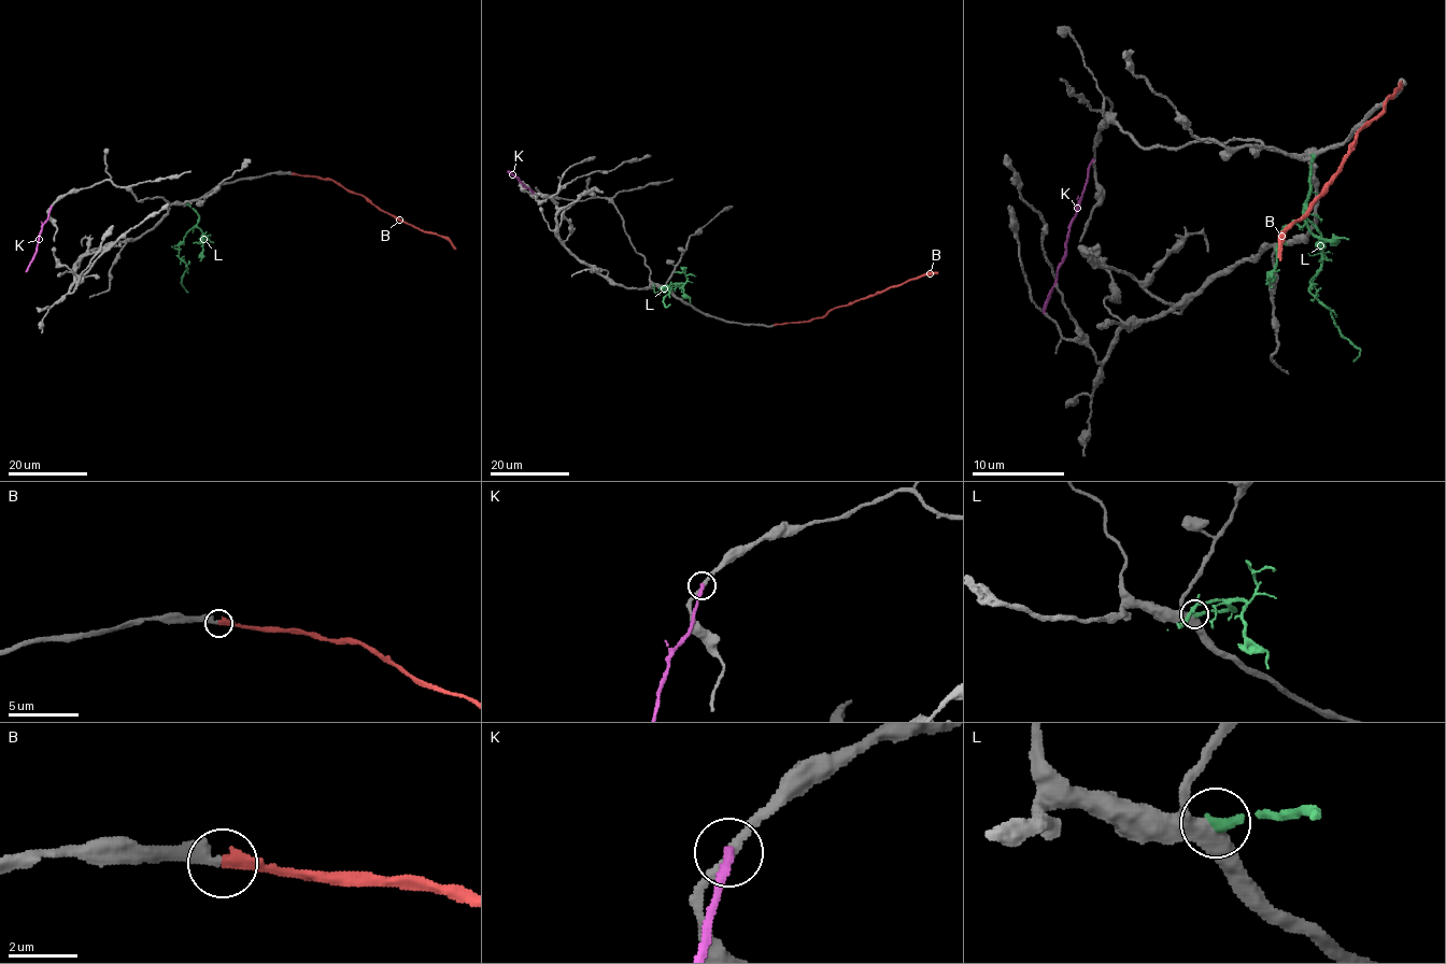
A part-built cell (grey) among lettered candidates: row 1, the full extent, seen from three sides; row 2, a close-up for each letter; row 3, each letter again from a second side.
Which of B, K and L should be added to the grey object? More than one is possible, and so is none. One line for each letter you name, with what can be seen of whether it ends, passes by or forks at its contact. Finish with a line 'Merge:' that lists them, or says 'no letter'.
B: it ends
Merge: B

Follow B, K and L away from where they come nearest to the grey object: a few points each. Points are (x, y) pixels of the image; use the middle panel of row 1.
B: (774, 325), (822, 317), (836, 308), (937, 273)
K: (534, 193), (508, 171)
L: (669, 286), (680, 285), (672, 284), (665, 291), (662, 286), (669, 292), (664, 305), (670, 305)

